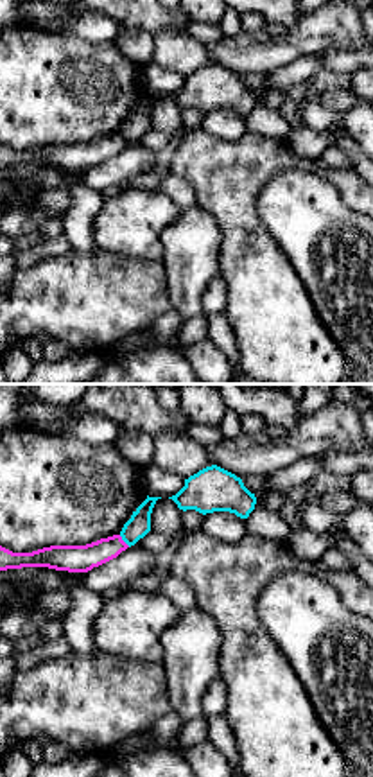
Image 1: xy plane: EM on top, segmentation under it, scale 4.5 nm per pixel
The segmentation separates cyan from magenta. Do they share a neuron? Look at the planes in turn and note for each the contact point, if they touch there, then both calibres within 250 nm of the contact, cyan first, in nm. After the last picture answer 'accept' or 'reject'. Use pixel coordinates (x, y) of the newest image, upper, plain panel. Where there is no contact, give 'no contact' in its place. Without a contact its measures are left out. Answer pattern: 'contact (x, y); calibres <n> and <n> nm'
contact (124, 139); calibres 100 and 130 nm

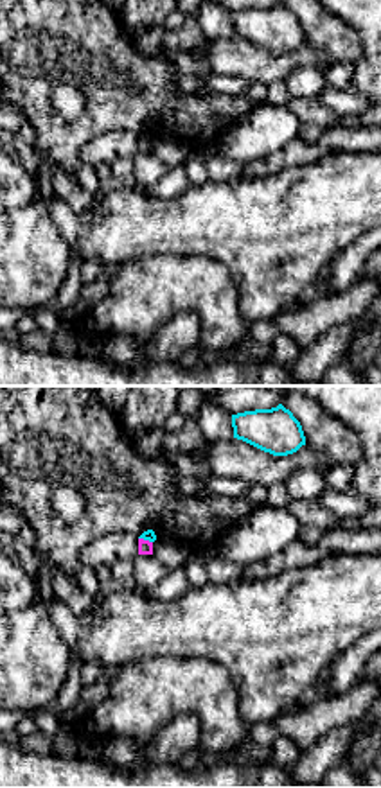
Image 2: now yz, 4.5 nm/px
contact (146, 137); calibres 50 and 60 nm

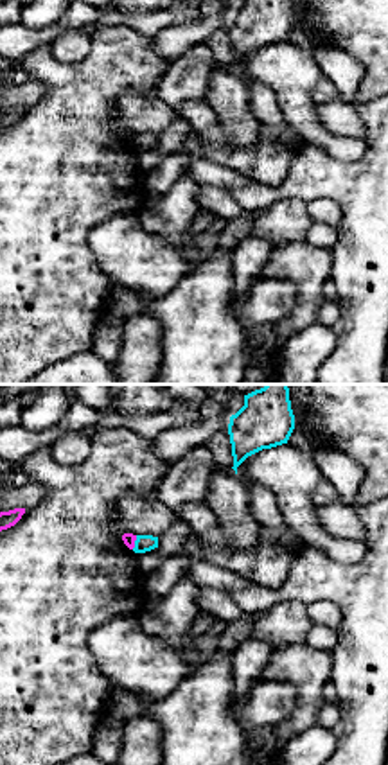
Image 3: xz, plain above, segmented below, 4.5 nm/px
contact (135, 140); calibres 80 and 50 nm

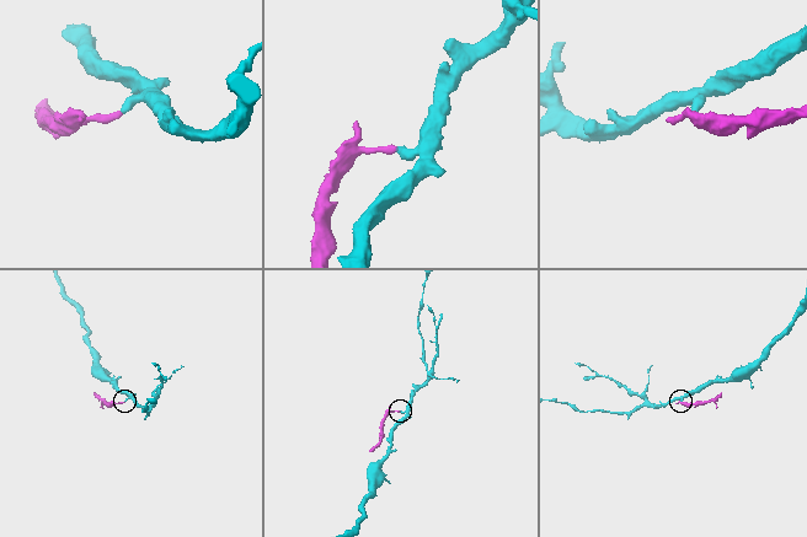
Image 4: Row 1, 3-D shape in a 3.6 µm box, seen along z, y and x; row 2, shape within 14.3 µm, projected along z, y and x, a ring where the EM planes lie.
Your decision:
reject

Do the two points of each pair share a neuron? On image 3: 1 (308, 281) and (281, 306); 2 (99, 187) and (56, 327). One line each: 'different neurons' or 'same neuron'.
1: different neurons
2: same neuron

